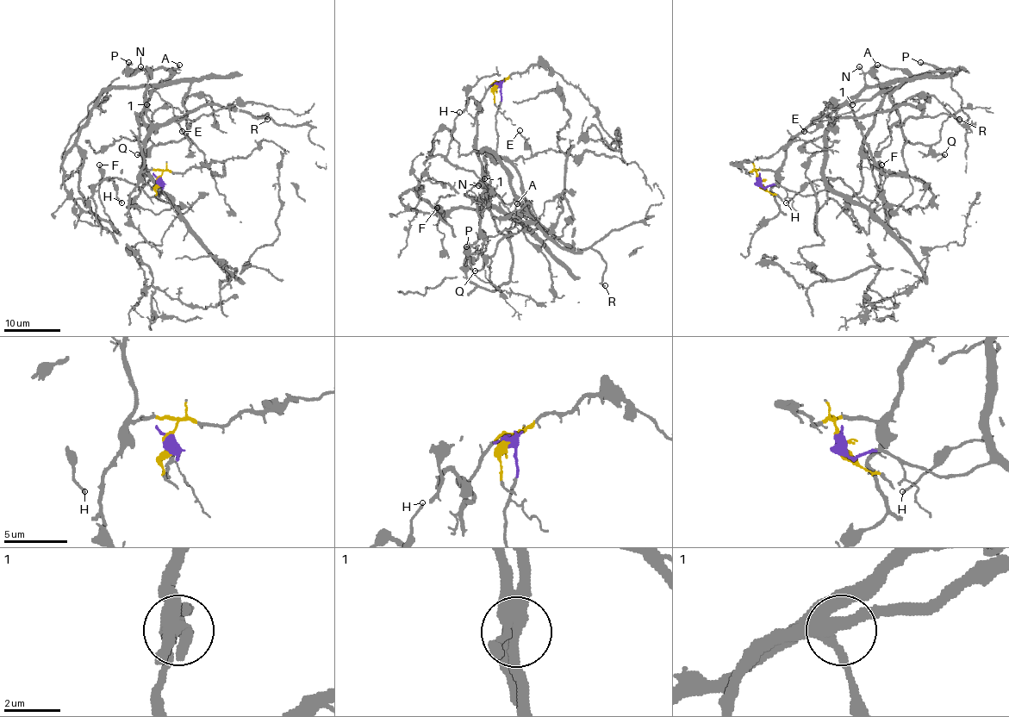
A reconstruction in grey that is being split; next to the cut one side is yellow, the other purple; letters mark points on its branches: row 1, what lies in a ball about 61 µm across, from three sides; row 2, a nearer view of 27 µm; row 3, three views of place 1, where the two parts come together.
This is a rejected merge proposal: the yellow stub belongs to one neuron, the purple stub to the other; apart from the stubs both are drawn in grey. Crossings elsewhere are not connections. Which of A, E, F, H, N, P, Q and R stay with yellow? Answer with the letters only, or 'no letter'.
F, N, Q

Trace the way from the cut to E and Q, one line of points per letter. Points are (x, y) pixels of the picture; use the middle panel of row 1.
E: (495, 85), (501, 103), (497, 140), (495, 152), (482, 152), (526, 158), (531, 148), (520, 130)
Q: (495, 85), (500, 82), (477, 115), (482, 186), (490, 202), (528, 221), (522, 216), (522, 228), (475, 271)

